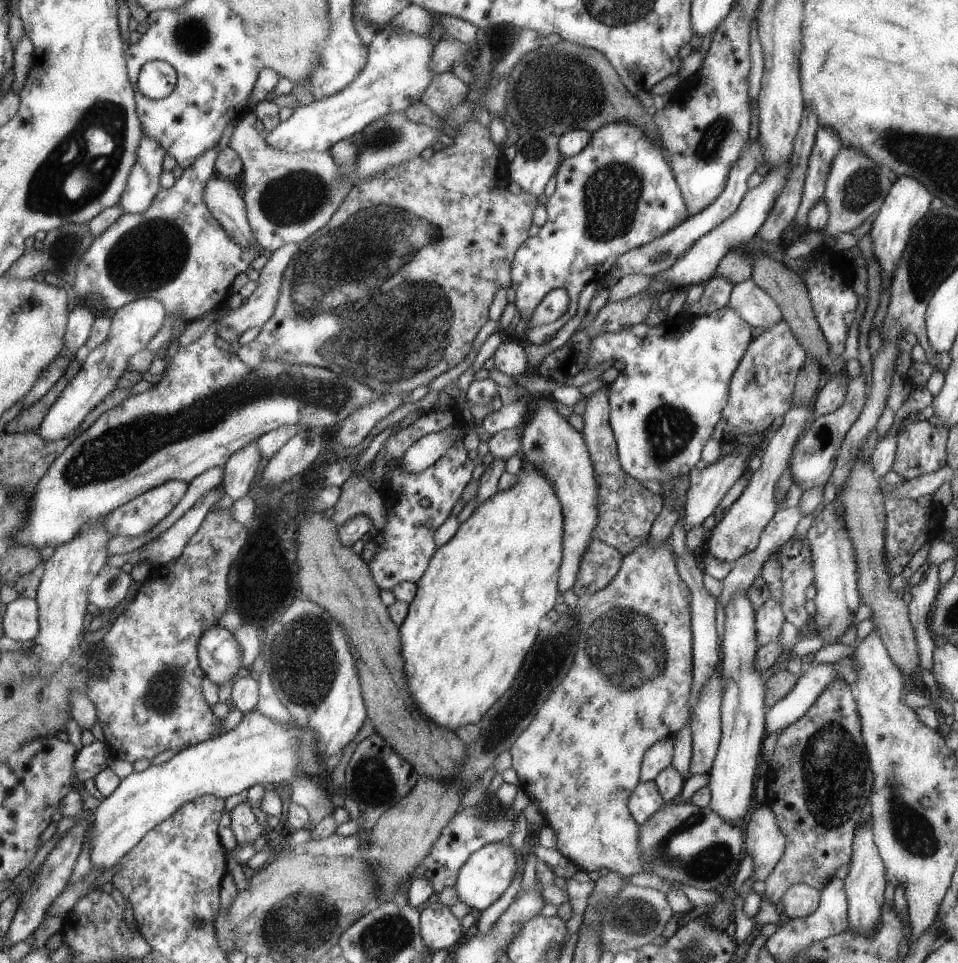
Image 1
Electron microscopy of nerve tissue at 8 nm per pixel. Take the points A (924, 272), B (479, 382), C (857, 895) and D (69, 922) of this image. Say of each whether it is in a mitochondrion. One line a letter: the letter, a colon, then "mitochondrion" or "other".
A: mitochondrion
B: other
C: other
D: other

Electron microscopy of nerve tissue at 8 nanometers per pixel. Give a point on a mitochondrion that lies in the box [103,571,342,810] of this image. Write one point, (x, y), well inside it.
(309, 657)

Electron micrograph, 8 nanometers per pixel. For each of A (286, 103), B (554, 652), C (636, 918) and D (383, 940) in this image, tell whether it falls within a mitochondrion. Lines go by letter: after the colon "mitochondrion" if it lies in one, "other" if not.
A: other
B: mitochondrion
C: mitochondrion
D: mitochondrion

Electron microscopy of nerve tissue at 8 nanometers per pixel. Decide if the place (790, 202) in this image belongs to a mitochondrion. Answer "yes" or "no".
no

